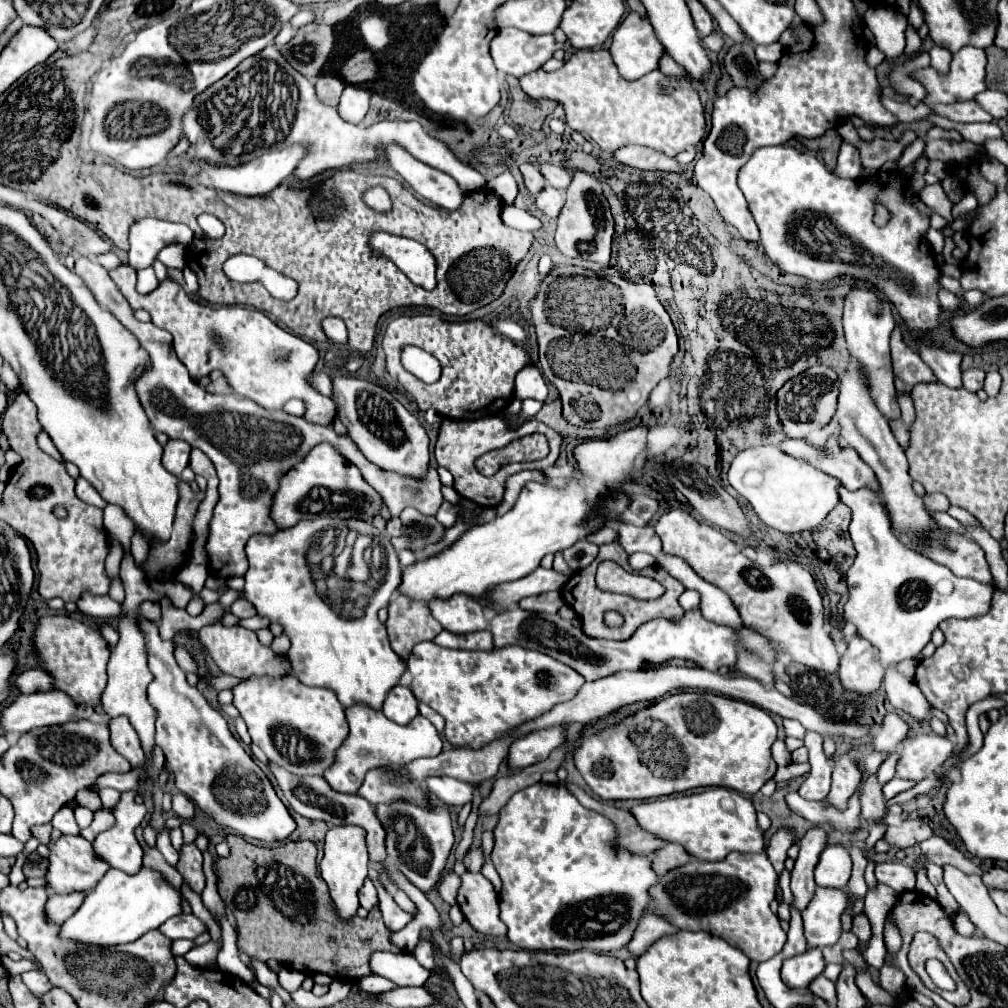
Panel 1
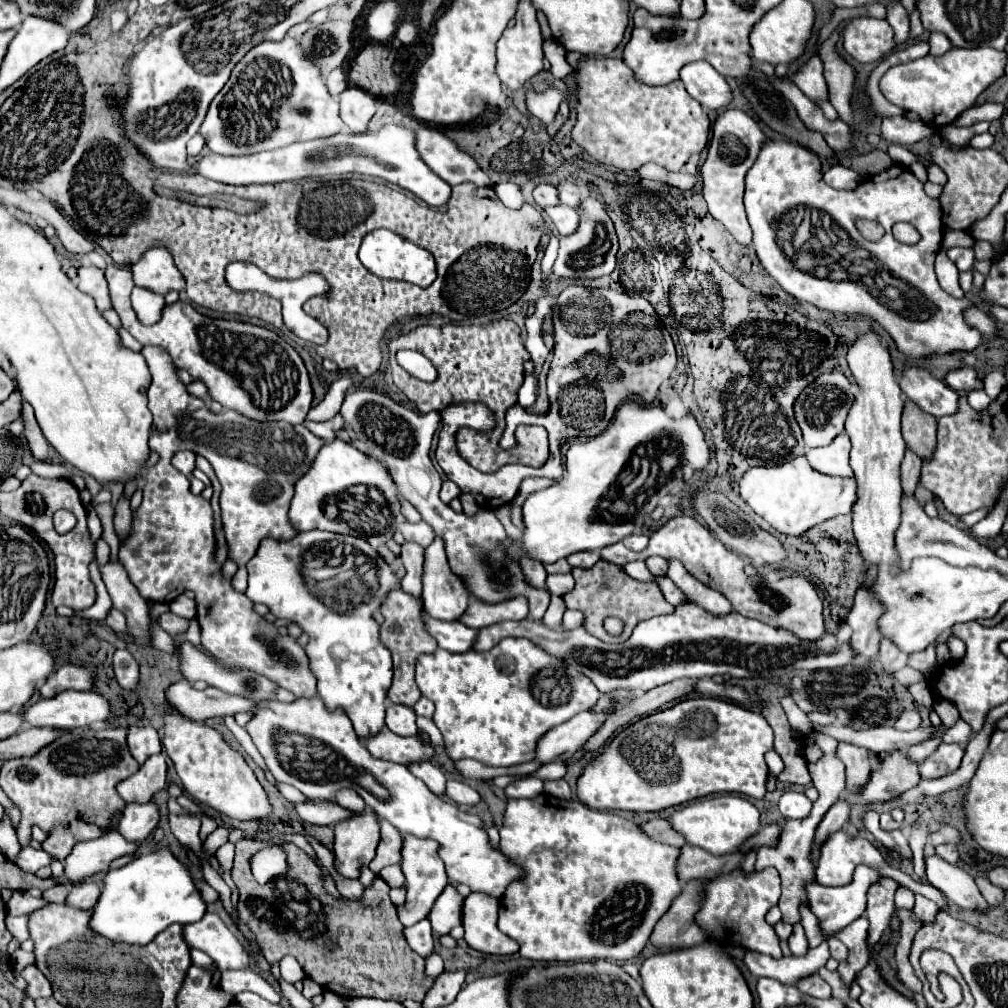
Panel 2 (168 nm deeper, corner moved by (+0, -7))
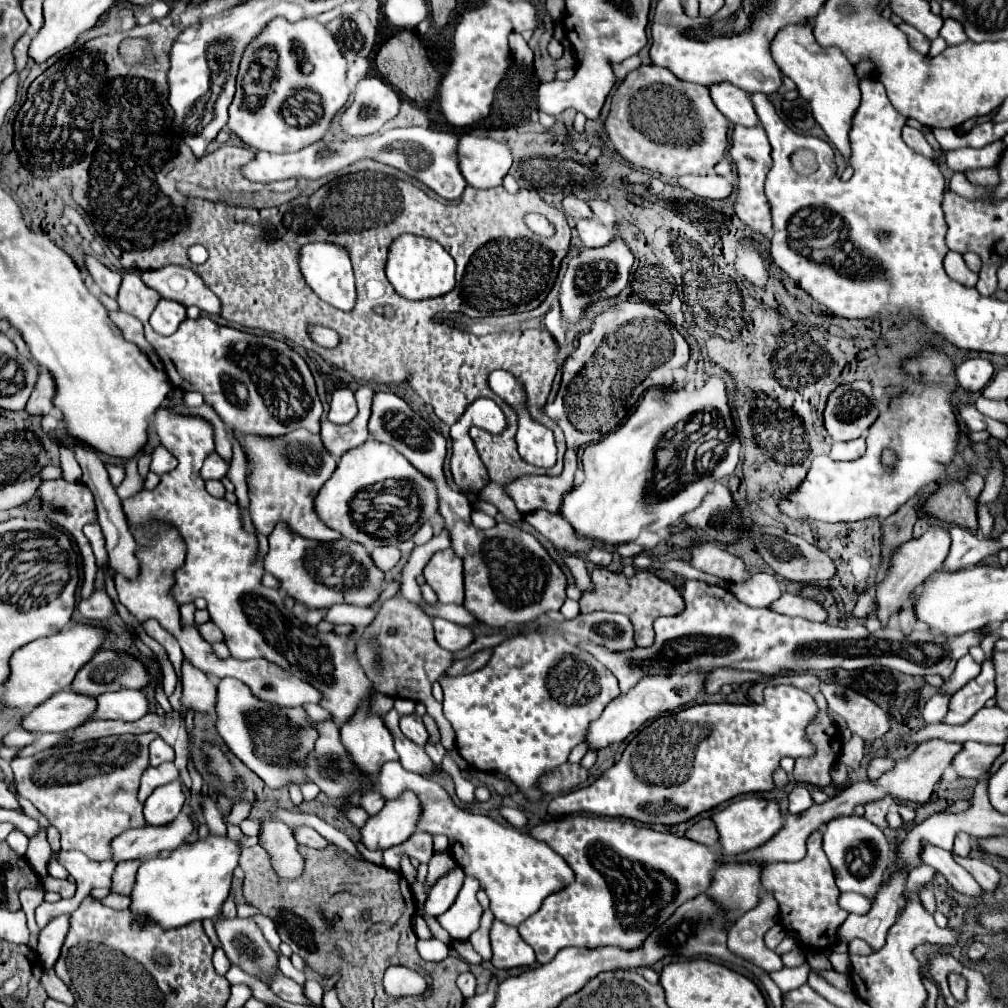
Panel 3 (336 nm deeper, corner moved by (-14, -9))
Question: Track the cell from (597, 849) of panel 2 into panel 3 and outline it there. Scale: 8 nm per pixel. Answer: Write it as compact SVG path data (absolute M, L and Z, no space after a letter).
M563 815L543 821L527 831L537 841L551 845L551 849L565 857L571 865L575 879L571 885L563 887L559 893L549 895L541 909L527 917L517 931L525 943L535 949L537 963L551 961L565 947L585 947L597 949L601 945L617 945L619 949L637 949L643 941L659 927L663 921L675 913L679 905L705 893L711 883L711 871L719 867L721 853L713 853L709 847L677 837L671 833L659 833L651 827L633 825L619 819L603 819L595 815Z

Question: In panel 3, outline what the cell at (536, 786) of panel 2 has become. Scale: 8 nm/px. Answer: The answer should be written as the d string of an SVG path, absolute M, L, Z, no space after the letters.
M527 633L525 637L507 639L507 641L503 641L501 645L497 645L493 649L493 657L491 657L491 661L483 669L477 669L475 673L467 673L467 675L459 675L459 677L447 677L447 675L443 675L439 683L441 683L443 693L445 693L443 713L445 713L447 721L453 725L453 729L455 729L455 741L457 741L459 755L473 769L479 769L479 771L501 771L501 773L505 773L517 785L517 789L525 795L525 799L531 801L531 803L537 803L543 797L543 791L539 787L539 779L543 775L555 771L559 765L563 765L567 761L571 749L583 741L587 725L591 721L595 721L601 715L601 711L621 693L619 685L617 685L617 679L615 679L615 675L611 671L603 669L603 665L599 665L599 661L595 661L595 657L591 653L587 653L587 651L571 645L563 635L555 635L555 633Z

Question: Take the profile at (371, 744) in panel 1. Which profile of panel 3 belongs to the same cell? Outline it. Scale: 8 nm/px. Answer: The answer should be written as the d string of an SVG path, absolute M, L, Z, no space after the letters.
M367 793L367 795L361 797L359 805L361 805L369 815L375 815L375 813L381 811L381 807L385 805L385 801L383 801L383 797L381 797L379 793Z

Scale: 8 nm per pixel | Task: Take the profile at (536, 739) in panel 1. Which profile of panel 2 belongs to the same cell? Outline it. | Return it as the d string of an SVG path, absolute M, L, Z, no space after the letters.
M615 709L581 711L563 725L553 727L537 743L537 761L551 763L565 757L571 759L577 751L583 749L589 737L595 735L595 731L609 719L611 713L615 713Z

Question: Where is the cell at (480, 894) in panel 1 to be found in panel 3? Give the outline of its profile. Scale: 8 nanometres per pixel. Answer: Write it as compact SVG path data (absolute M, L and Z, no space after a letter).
M493 919L491 925L491 951L491 963L497 969L511 969L535 963L533 949L519 937L517 929L511 925L503 925L503 921L499 919Z

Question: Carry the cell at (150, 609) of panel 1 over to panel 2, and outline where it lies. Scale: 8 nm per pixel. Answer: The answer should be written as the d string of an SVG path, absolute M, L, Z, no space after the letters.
M169 611L169 613L163 613L163 615L159 617L159 623L161 623L161 627L163 627L171 637L181 637L181 635L187 633L187 629L189 629L189 619L177 617L177 615L173 615L171 611Z

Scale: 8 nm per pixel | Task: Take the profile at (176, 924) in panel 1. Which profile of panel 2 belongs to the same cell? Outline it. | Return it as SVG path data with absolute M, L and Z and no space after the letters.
M207 913L201 921L185 925L183 935L189 947L197 947L215 959L219 971L249 969L253 963L253 955L247 945L217 913Z

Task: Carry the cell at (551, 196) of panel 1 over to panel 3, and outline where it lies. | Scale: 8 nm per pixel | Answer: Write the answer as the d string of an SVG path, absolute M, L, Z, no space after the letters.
M579 219L575 223L575 229L583 241L585 247L599 247L599 245L607 245L611 241L611 231L601 225L597 219Z

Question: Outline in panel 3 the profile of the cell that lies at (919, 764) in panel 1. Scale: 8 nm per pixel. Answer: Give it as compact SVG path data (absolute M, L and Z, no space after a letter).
M967 741L963 743L963 749L955 755L955 761L951 765L959 777L979 779L1001 755L1001 751L1001 745L983 745L977 741Z

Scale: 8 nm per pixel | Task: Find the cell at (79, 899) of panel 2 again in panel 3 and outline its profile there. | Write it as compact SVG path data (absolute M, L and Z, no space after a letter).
M123 861L117 863L115 873L113 873L113 883L109 887L111 893L121 893L121 895L129 895L135 883L135 873L137 867L141 865L141 861Z

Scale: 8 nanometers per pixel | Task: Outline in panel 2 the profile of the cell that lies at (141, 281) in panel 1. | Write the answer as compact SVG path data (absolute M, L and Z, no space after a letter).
M135 287L131 293L131 301L137 313L137 319L143 325L155 325L161 319L161 311L165 307L165 299L161 295Z

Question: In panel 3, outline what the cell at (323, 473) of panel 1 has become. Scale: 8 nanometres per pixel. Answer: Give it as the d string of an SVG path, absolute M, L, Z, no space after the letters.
M367 439L339 459L333 477L315 497L315 513L327 527L365 547L399 545L437 513L437 491L433 481L421 475L391 445Z

